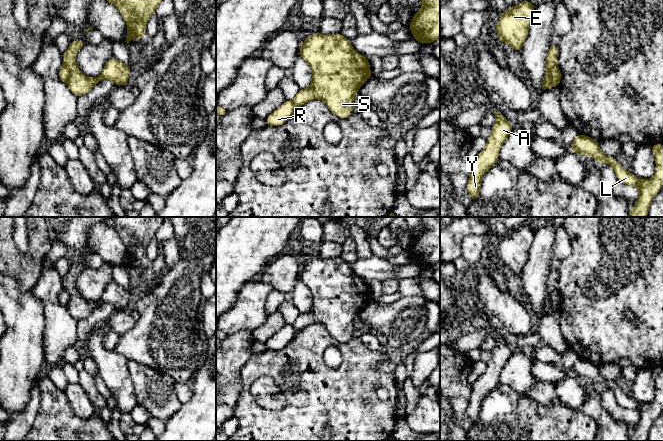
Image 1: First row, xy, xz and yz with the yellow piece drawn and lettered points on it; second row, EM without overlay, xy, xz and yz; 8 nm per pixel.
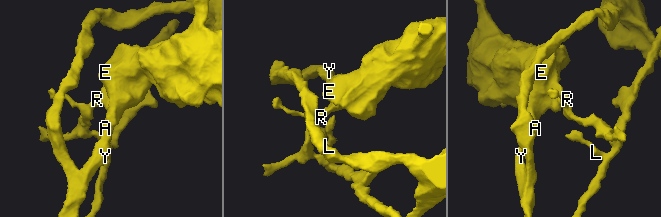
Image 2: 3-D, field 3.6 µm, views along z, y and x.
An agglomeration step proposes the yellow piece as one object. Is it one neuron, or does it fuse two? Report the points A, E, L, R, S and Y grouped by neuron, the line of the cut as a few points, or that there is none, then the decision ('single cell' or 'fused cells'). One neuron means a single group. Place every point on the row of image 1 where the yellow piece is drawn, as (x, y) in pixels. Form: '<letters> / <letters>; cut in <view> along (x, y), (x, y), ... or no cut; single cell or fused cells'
A E S Y / L R; cut in yz along (555, 64), (550, 71), (550, 76), (556, 85); fused cells

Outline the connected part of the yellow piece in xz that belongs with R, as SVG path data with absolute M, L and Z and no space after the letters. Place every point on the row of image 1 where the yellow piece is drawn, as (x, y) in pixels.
M292 101L285 102L266 119L267 126L281 126L296 112L297 107Z

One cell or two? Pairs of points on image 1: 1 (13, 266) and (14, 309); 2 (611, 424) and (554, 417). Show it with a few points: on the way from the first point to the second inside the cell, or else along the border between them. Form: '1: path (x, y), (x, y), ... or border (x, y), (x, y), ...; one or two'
1: border (10, 276), (18, 281), (23, 290), (31, 290); two
2: border (581, 410), (594, 420), (596, 430); two

